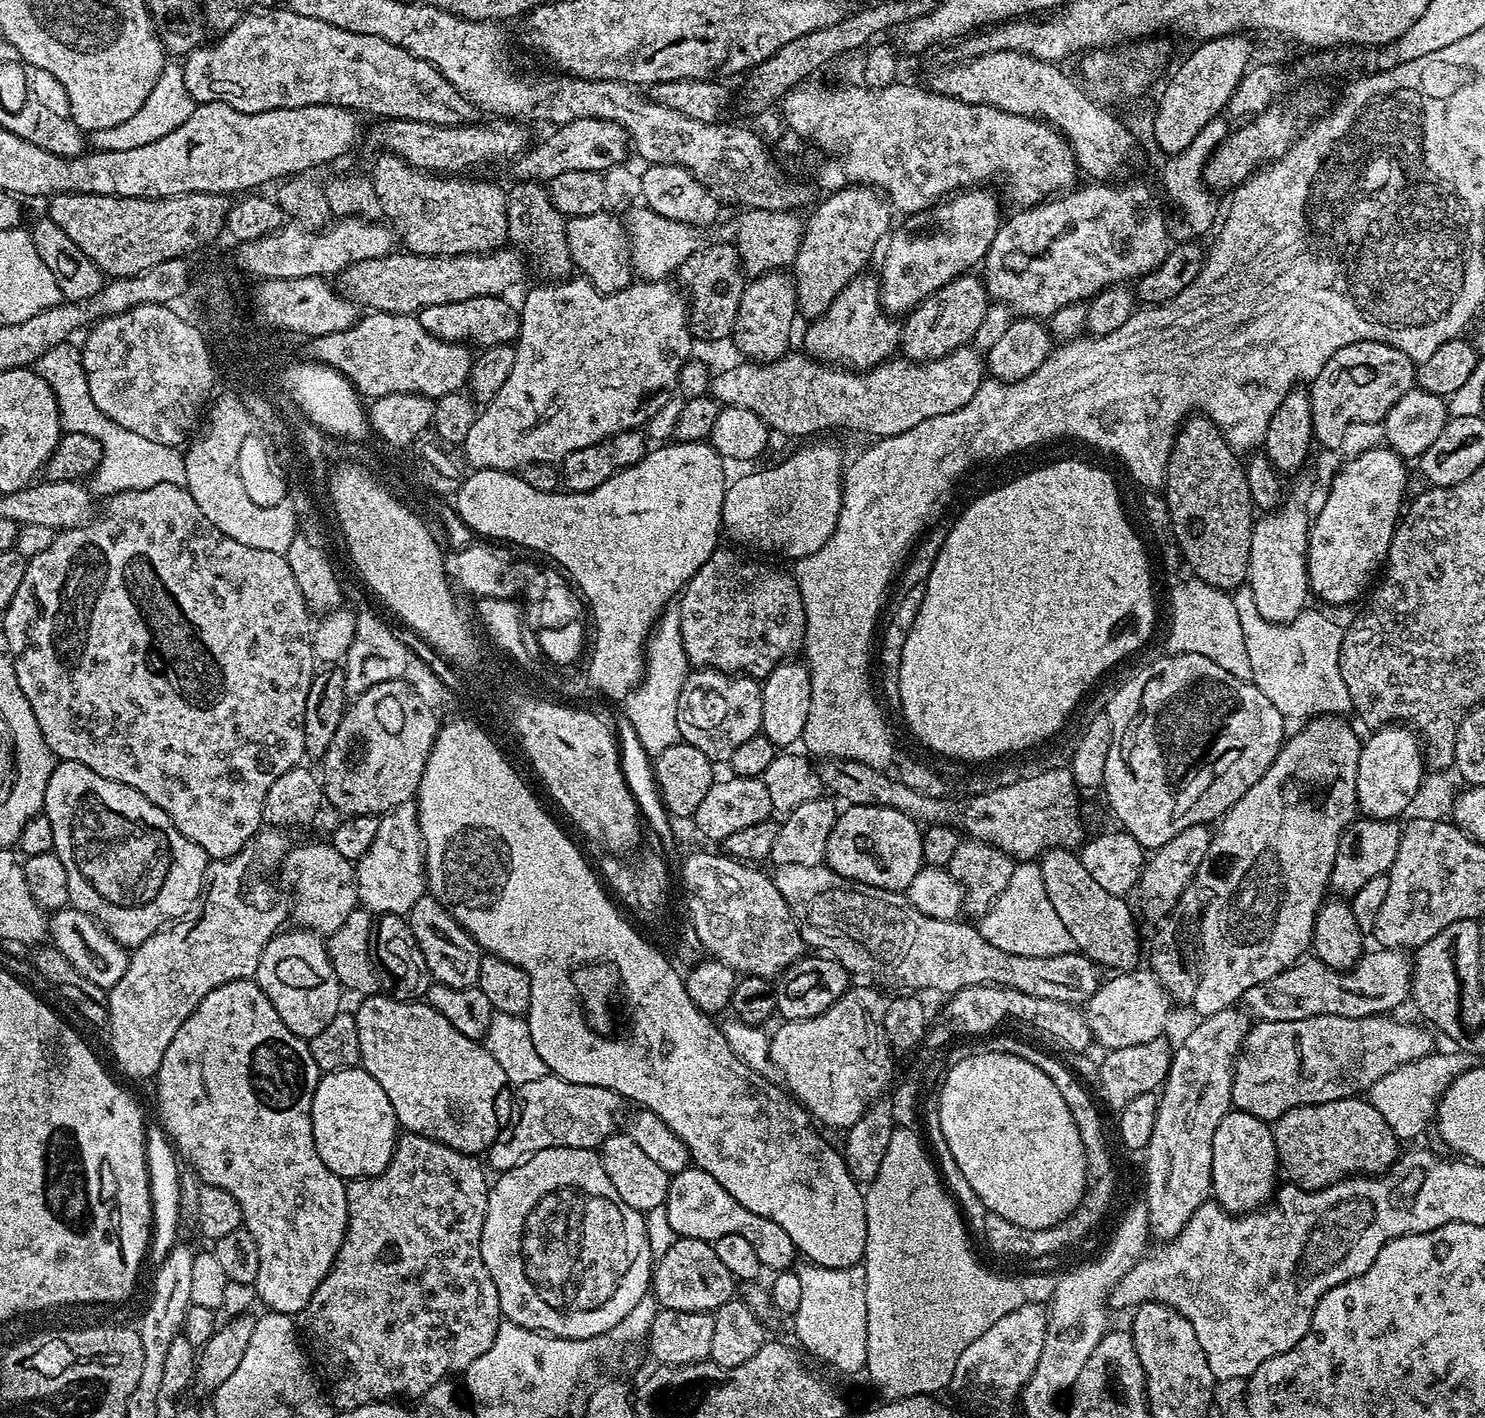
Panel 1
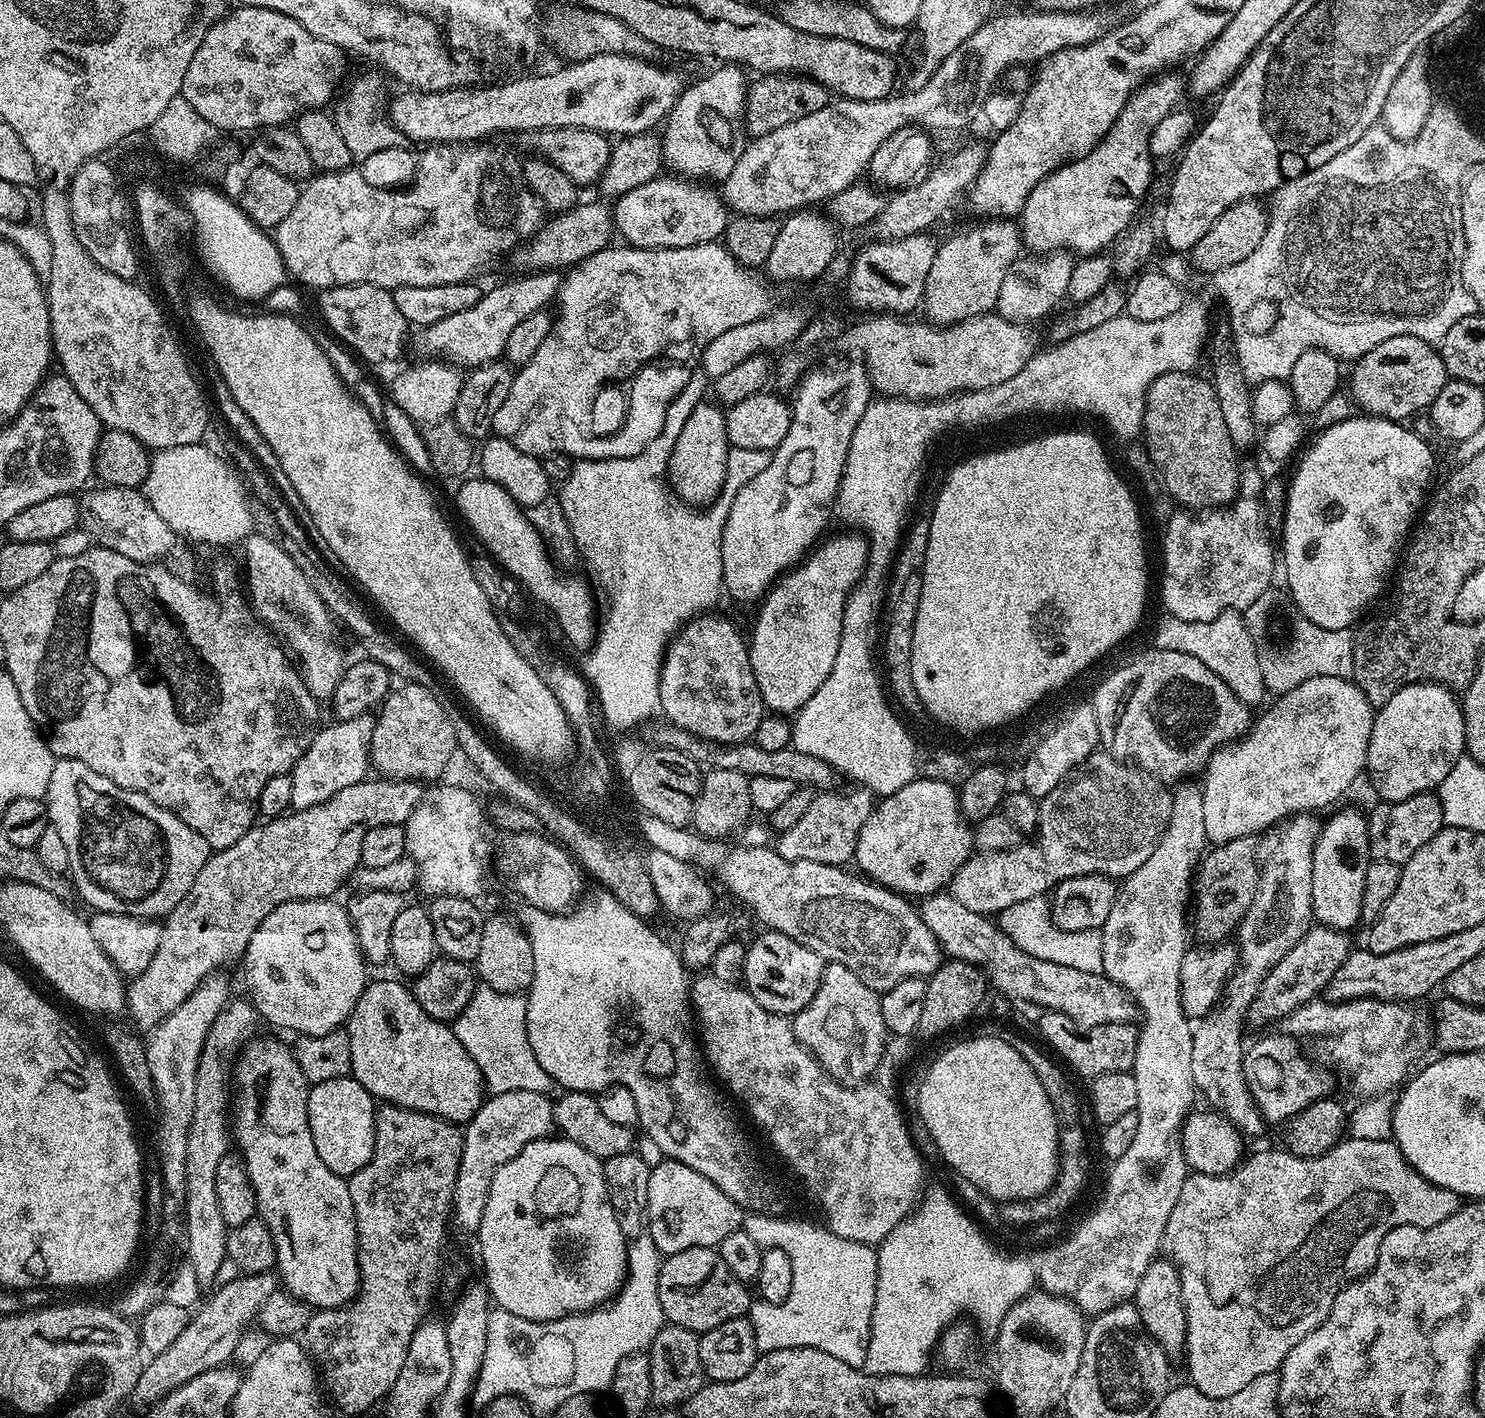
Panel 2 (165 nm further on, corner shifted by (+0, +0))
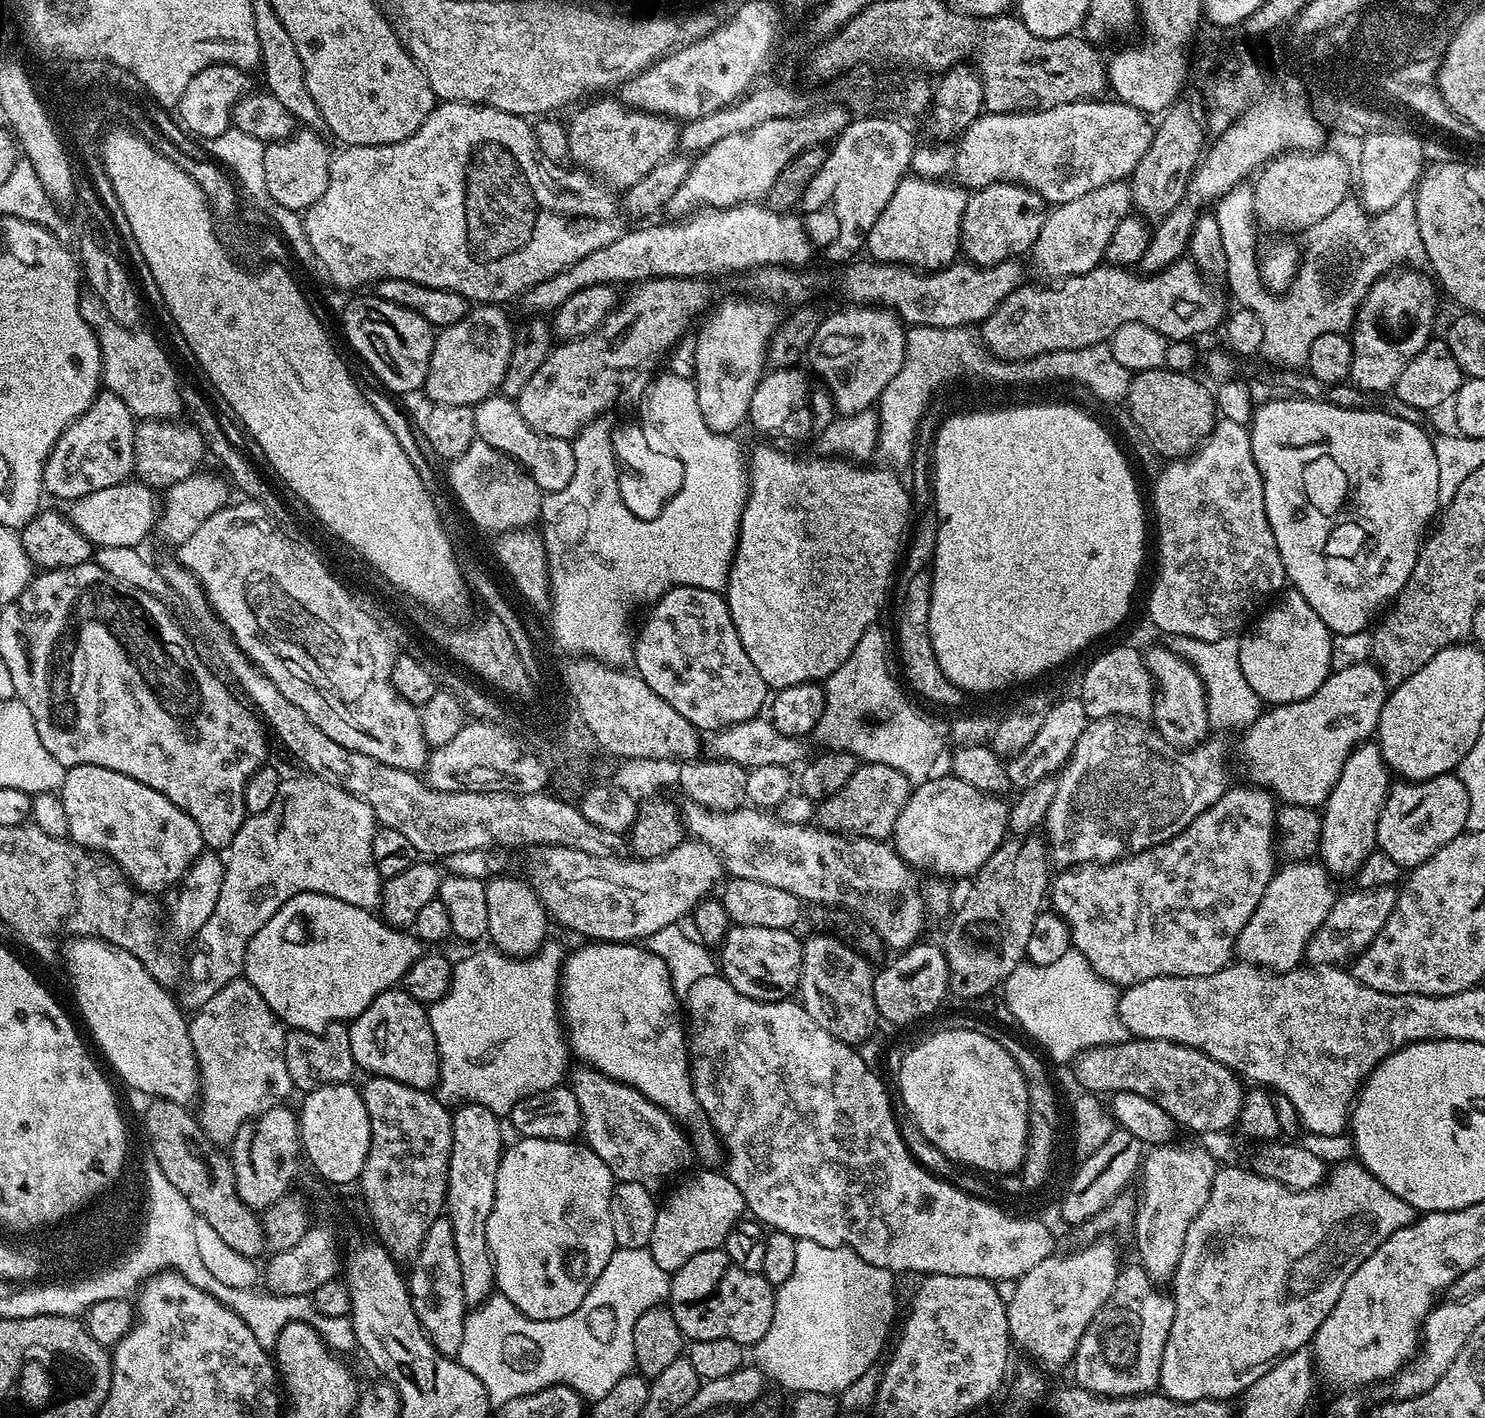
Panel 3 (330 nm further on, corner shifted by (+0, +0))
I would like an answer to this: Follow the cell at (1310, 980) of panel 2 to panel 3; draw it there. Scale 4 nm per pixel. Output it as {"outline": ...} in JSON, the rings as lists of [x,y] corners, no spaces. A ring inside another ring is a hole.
{"outline":[[[1393,886],[1377,888],[1353,887],[1353,892],[1337,895],[1326,920],[1309,940],[1306,960],[1312,966],[1344,966],[1355,961],[1361,952],[1374,942],[1378,930],[1386,926],[1386,918],[1394,914],[1397,889]]]}

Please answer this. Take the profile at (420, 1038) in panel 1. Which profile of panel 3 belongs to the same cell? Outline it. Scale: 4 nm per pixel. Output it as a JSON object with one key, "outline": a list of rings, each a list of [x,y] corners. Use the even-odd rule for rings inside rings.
{"outline":[[[389,990],[378,994],[362,1014],[351,1021],[348,1033],[350,1034],[350,1050],[354,1050],[354,1062],[357,1069],[373,1076],[394,1078],[394,1082],[402,1082],[406,1086],[432,1090],[436,1081],[440,1079],[440,1059],[434,1042],[434,1030],[430,1030],[430,1022],[425,1005],[420,1004],[410,994],[403,990]]]}

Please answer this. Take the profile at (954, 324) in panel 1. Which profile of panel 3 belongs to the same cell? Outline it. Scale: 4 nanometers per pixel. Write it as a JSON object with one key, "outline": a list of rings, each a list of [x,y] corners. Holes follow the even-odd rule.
{"outline":[[[999,180],[997,184],[991,184],[985,188],[977,188],[969,195],[966,202],[966,214],[962,214],[962,226],[960,227],[960,252],[971,263],[980,265],[981,268],[989,268],[1000,264],[1003,260],[1020,258],[1031,249],[1043,222],[1047,219],[1050,208],[1044,199],[1034,190],[1030,190],[1025,184],[1010,184],[1007,180]]]}

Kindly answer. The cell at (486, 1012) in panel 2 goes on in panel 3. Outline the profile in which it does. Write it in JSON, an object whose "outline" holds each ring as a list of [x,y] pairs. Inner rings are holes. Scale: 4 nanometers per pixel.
{"outline":[[[551,942],[541,944],[535,954],[523,958],[504,956],[485,946],[481,952],[472,952],[453,963],[450,990],[427,1009],[440,1059],[440,1079],[436,1081],[434,1095],[443,1104],[481,1104],[495,1116],[504,1118],[522,1098],[561,1087],[560,1079],[563,1076],[565,1079],[570,1061],[558,999],[565,955],[565,949]]]}

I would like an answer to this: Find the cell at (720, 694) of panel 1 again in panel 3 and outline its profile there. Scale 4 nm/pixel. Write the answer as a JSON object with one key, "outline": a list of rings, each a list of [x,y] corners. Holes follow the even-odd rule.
{"outline":[[[672,588],[655,601],[648,610],[648,617],[645,618],[640,633],[637,631],[634,636],[632,660],[636,675],[644,679],[646,686],[650,686],[650,690],[654,690],[654,694],[658,694],[658,698],[662,698],[662,702],[670,702],[670,706],[674,706],[674,710],[678,710],[678,714],[682,714],[682,718],[686,718],[686,722],[690,722],[704,734],[717,732],[720,728],[734,726],[738,722],[757,719],[765,711],[770,699],[768,683],[764,681],[762,674],[758,674],[758,670],[754,670],[754,662],[750,662],[750,654],[746,654],[746,650],[742,650],[742,638],[738,638],[738,630],[732,621],[728,601],[721,593],[701,588]]]}

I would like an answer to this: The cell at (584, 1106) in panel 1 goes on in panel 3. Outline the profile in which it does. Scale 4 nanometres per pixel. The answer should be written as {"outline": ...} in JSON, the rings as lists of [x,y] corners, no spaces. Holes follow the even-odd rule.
{"outline":[[[442,1214],[426,1230],[426,1238],[418,1250],[416,1259],[411,1261],[412,1273],[407,1273],[408,1292],[412,1296],[412,1309],[418,1316],[422,1330],[430,1342],[440,1351],[441,1356],[455,1357],[462,1346],[462,1330],[466,1319],[466,1305],[462,1294],[462,1273],[458,1267],[458,1250],[454,1246],[454,1226],[450,1226],[447,1215]]]}

